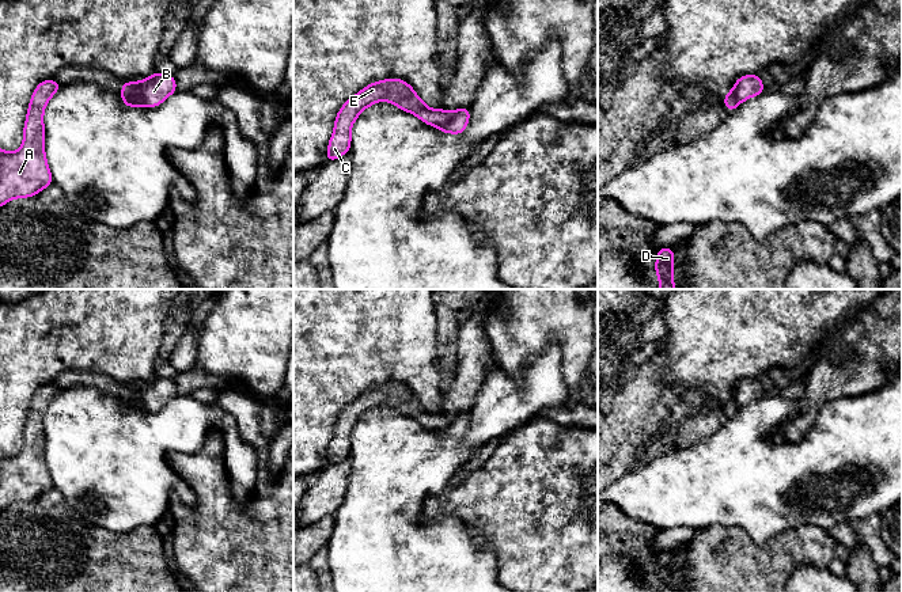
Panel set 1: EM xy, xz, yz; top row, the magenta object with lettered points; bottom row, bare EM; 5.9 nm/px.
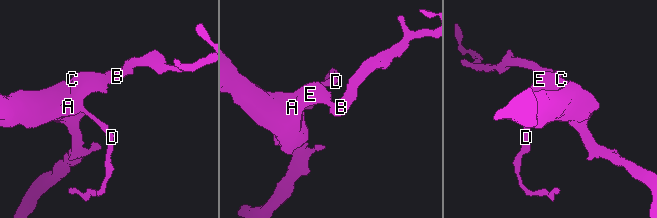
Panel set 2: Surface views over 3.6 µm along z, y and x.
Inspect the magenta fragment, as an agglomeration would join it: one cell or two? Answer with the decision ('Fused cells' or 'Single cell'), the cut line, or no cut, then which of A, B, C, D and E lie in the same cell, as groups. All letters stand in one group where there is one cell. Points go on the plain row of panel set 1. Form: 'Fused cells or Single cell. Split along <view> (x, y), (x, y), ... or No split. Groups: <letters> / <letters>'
Fused cells. Split along xy (121, 398), (131, 399), (143, 409). Groups: A C D E / B

